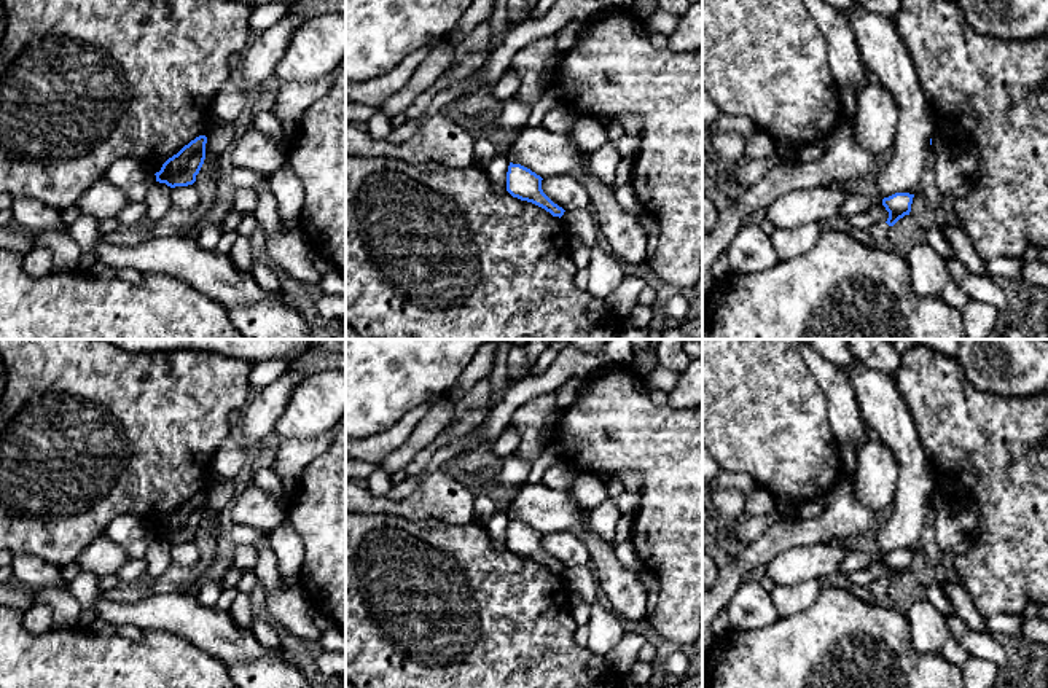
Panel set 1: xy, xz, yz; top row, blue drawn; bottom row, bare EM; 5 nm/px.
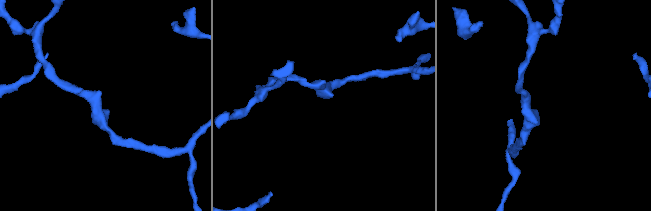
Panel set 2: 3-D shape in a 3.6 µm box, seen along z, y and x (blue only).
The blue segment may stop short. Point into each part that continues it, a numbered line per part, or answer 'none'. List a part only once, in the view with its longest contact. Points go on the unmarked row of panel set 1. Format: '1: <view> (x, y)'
none

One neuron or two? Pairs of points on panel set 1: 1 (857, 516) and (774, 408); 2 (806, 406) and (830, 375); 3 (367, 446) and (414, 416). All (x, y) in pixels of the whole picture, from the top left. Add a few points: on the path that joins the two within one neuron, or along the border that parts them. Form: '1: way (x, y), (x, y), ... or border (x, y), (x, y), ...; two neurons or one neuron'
1: border (844, 475), (824, 497); two neurons
2: border (800, 355), (827, 400), (827, 419), (830, 424); two neurons
3: way (378, 446), (403, 427); one neuron

